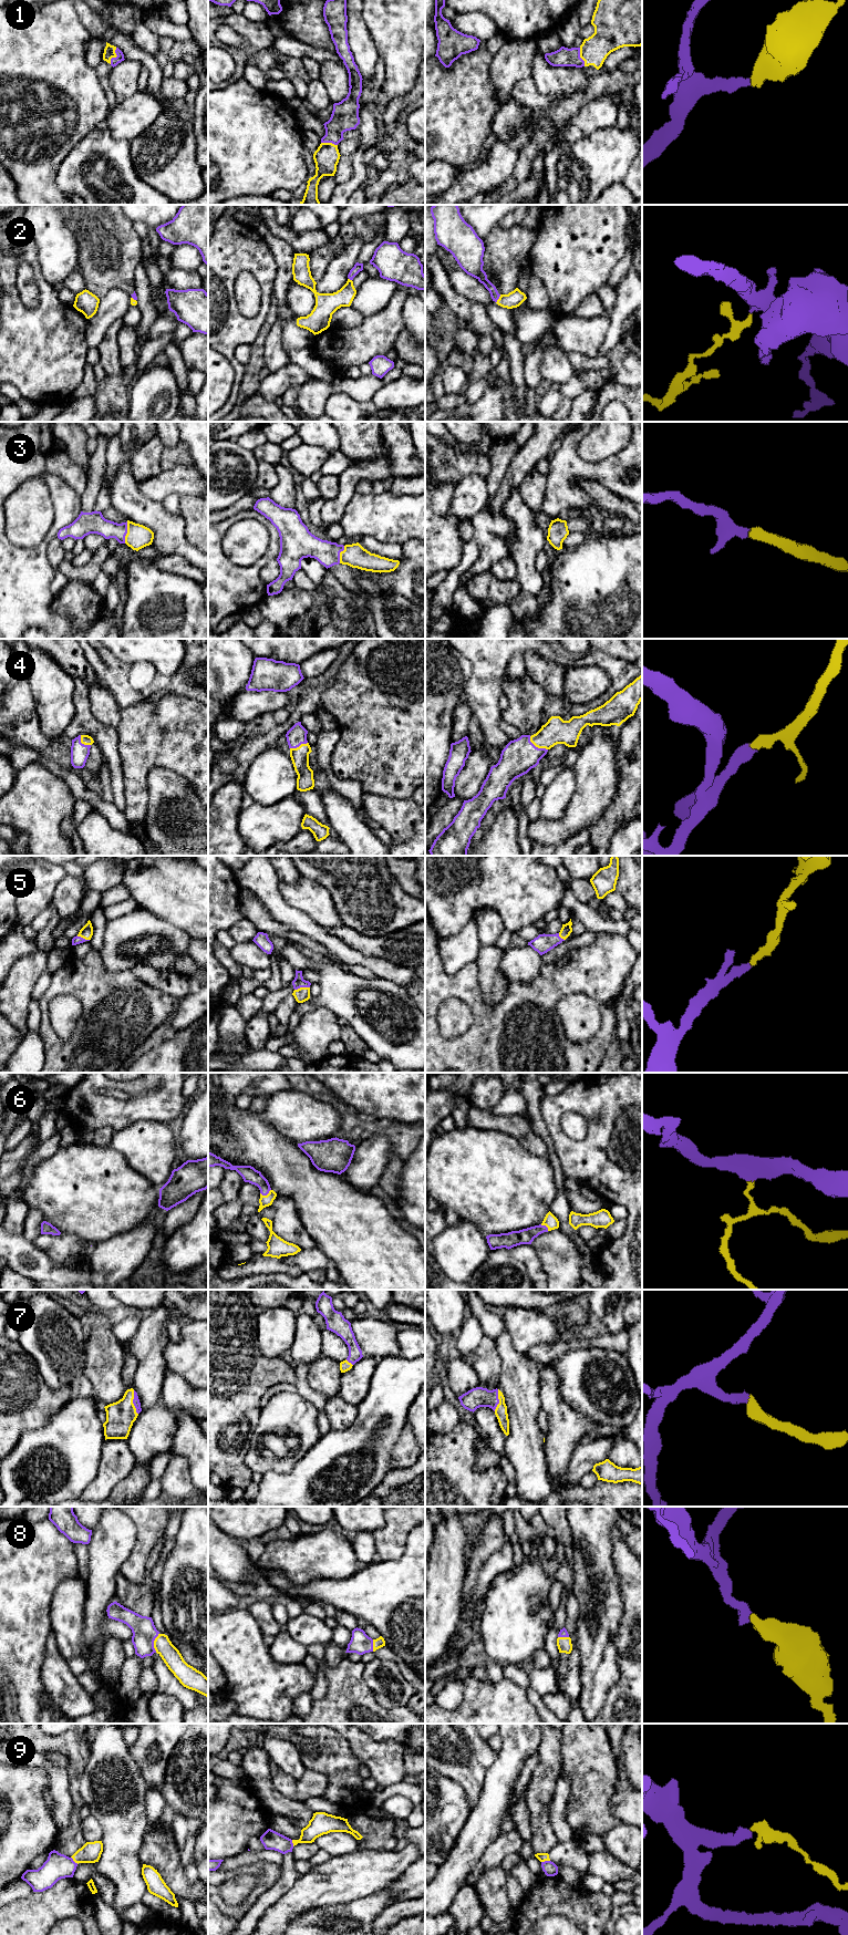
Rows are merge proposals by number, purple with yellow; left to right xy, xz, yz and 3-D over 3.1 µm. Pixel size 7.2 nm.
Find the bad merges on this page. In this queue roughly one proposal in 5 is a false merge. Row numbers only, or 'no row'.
9

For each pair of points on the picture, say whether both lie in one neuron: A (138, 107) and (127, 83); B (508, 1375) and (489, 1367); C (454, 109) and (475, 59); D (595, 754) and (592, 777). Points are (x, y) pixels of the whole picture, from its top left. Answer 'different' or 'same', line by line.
A: different
B: different
C: same
D: same

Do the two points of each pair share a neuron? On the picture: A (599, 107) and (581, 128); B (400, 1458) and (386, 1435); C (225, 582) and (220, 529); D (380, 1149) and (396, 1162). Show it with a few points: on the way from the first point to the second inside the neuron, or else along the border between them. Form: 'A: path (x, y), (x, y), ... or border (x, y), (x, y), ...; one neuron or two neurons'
A: path (595, 113), (585, 123); one neuron
B: border (405, 1423), (392, 1449), (391, 1468); two neurons
C: path (219, 569), (219, 542); one neuron
D: border (394, 1154), (391, 1156), (379, 1180); two neurons

